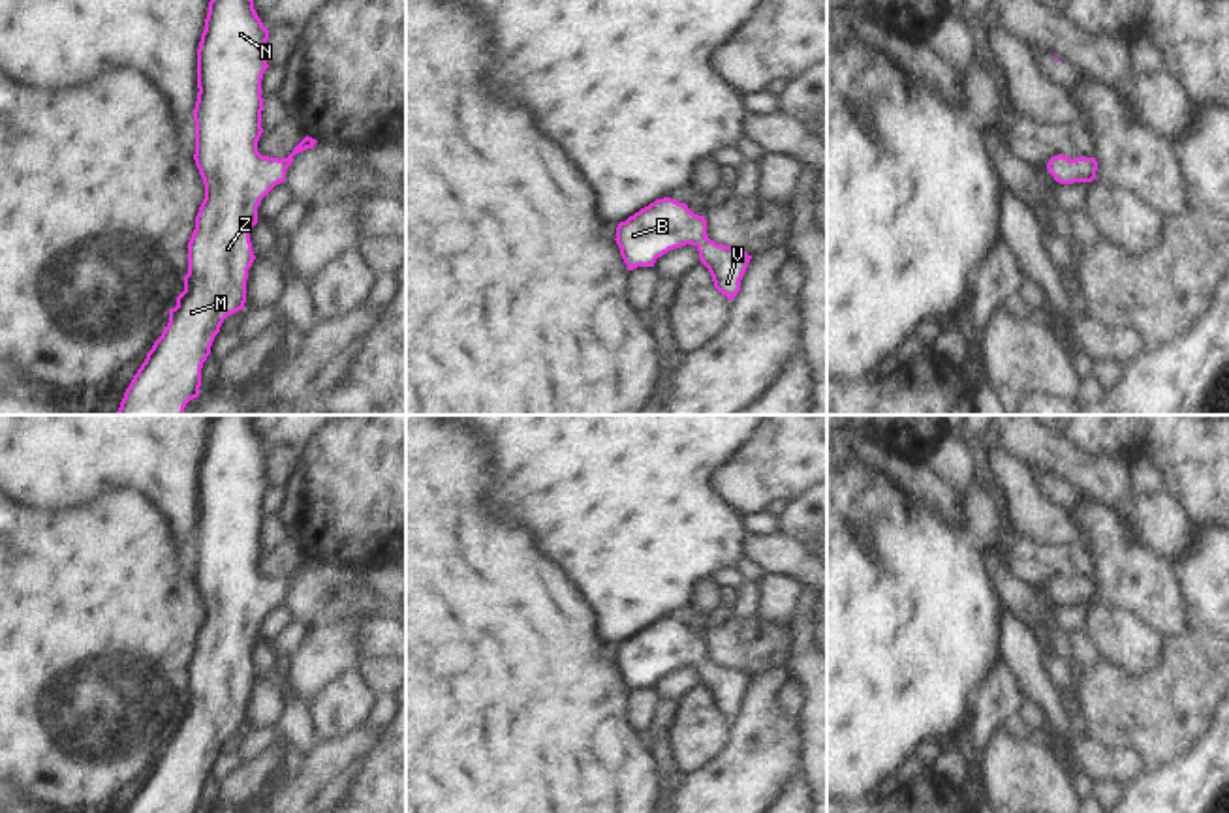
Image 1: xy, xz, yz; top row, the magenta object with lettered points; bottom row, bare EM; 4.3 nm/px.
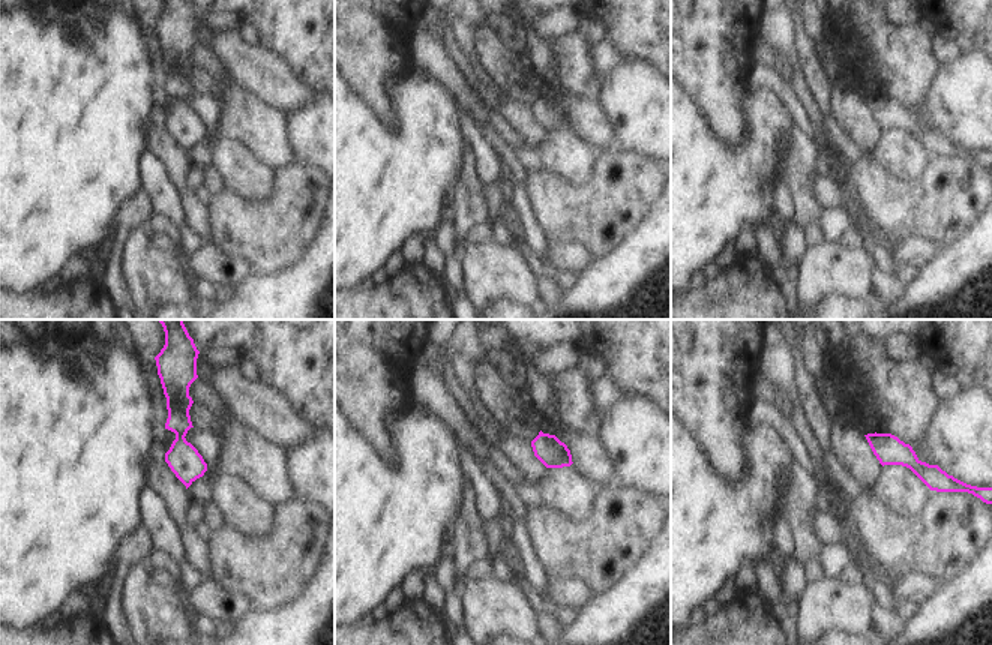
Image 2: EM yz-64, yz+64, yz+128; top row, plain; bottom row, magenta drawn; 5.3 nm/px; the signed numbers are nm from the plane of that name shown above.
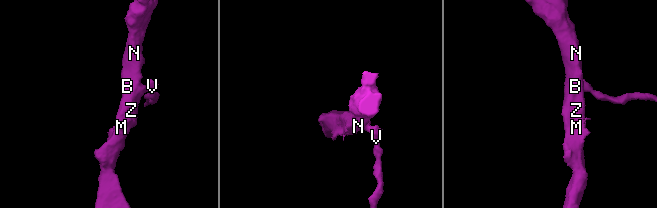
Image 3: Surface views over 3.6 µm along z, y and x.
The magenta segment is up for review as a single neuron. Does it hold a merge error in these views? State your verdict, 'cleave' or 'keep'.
keep

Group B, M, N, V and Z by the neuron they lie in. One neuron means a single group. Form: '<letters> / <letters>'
B M N V Z

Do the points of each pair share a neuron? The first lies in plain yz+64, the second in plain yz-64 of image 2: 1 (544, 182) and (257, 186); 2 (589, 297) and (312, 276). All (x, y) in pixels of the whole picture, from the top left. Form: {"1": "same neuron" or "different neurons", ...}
{"1": "different neurons", "2": "same neuron"}

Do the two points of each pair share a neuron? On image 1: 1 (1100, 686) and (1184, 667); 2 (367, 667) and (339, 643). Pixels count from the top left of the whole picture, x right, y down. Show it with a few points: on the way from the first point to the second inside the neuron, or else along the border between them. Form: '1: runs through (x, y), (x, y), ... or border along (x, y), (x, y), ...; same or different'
1: runs through (1120, 688), (1164, 688); same
2: border along (361, 658), (356, 667); different

